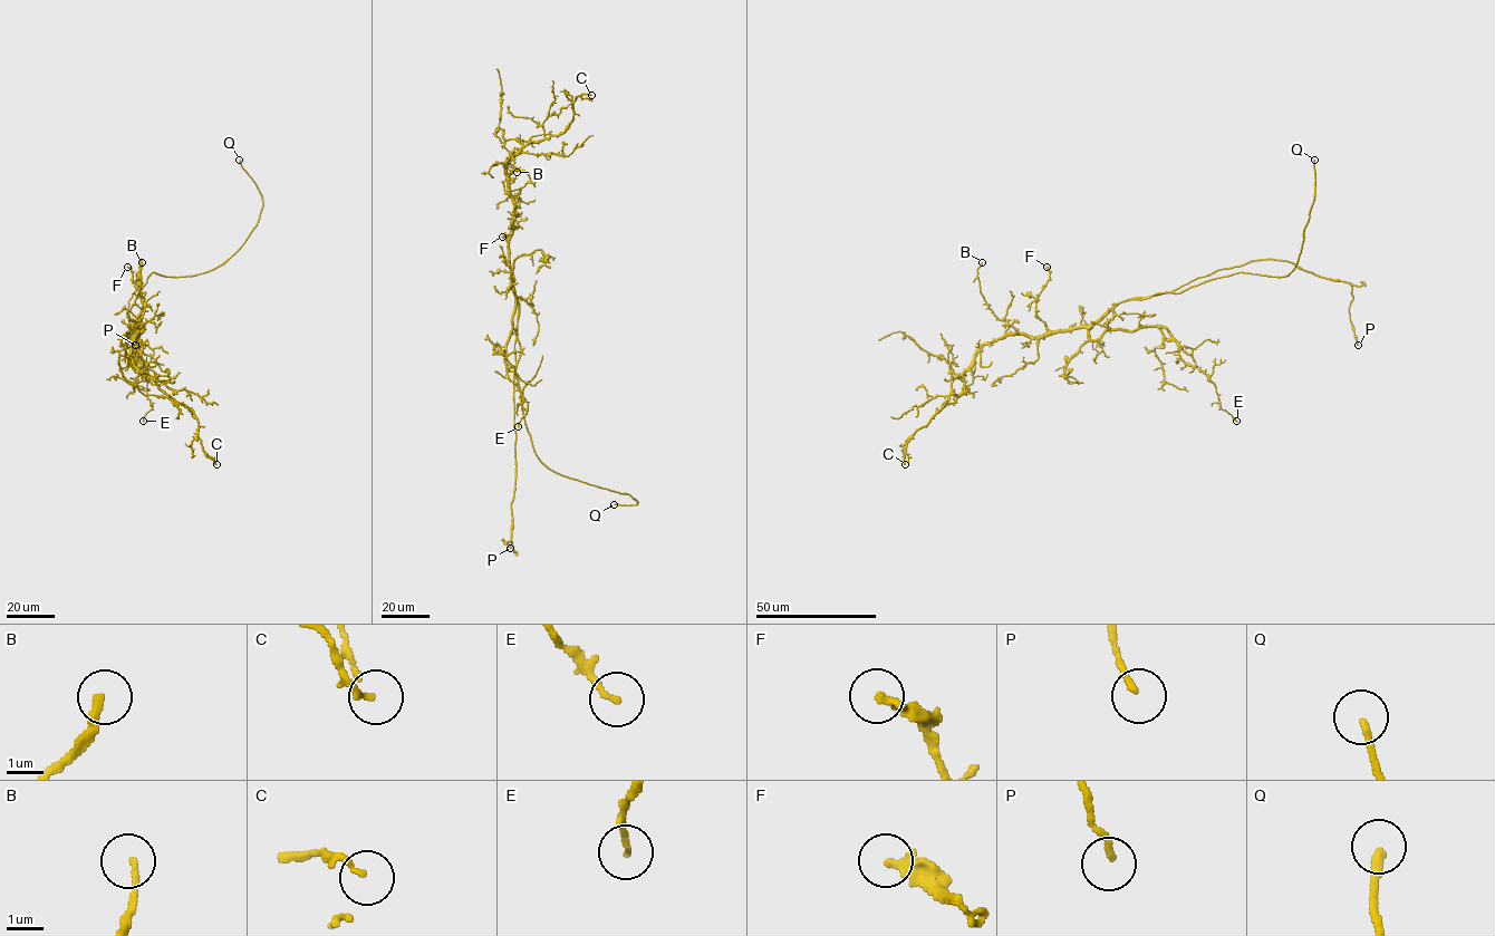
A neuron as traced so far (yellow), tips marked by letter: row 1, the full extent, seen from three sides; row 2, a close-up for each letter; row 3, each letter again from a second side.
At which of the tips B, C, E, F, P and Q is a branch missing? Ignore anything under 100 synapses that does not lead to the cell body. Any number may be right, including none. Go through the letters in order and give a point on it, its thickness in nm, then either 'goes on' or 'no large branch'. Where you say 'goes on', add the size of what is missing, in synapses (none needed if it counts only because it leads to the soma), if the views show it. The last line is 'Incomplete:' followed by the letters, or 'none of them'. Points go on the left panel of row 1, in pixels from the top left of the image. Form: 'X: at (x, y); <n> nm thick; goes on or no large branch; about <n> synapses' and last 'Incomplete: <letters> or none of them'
B: at (142, 262); 180 nm thick; no large branch
C: at (216, 464); 90 nm thick; no large branch
E: at (143, 421); 160 nm thick; no large branch
F: at (127, 267); 280 nm thick; no large branch
P: at (135, 345); 160 nm thick; no large branch
Q: at (239, 160); 200 nm thick; goes on
Incomplete: Q

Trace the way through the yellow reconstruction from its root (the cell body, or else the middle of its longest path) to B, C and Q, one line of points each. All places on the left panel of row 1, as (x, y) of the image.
B: (142, 298), (143, 308), (134, 329), (137, 336), (144, 325), (129, 320), (128, 310), (141, 287), (142, 262)
C: (142, 298), (134, 329), (138, 335), (131, 347), (133, 363), (191, 411), (196, 420), (203, 451), (216, 464)
Q: (142, 298), (152, 272), (204, 272), (244, 242), (262, 200), (239, 160)

